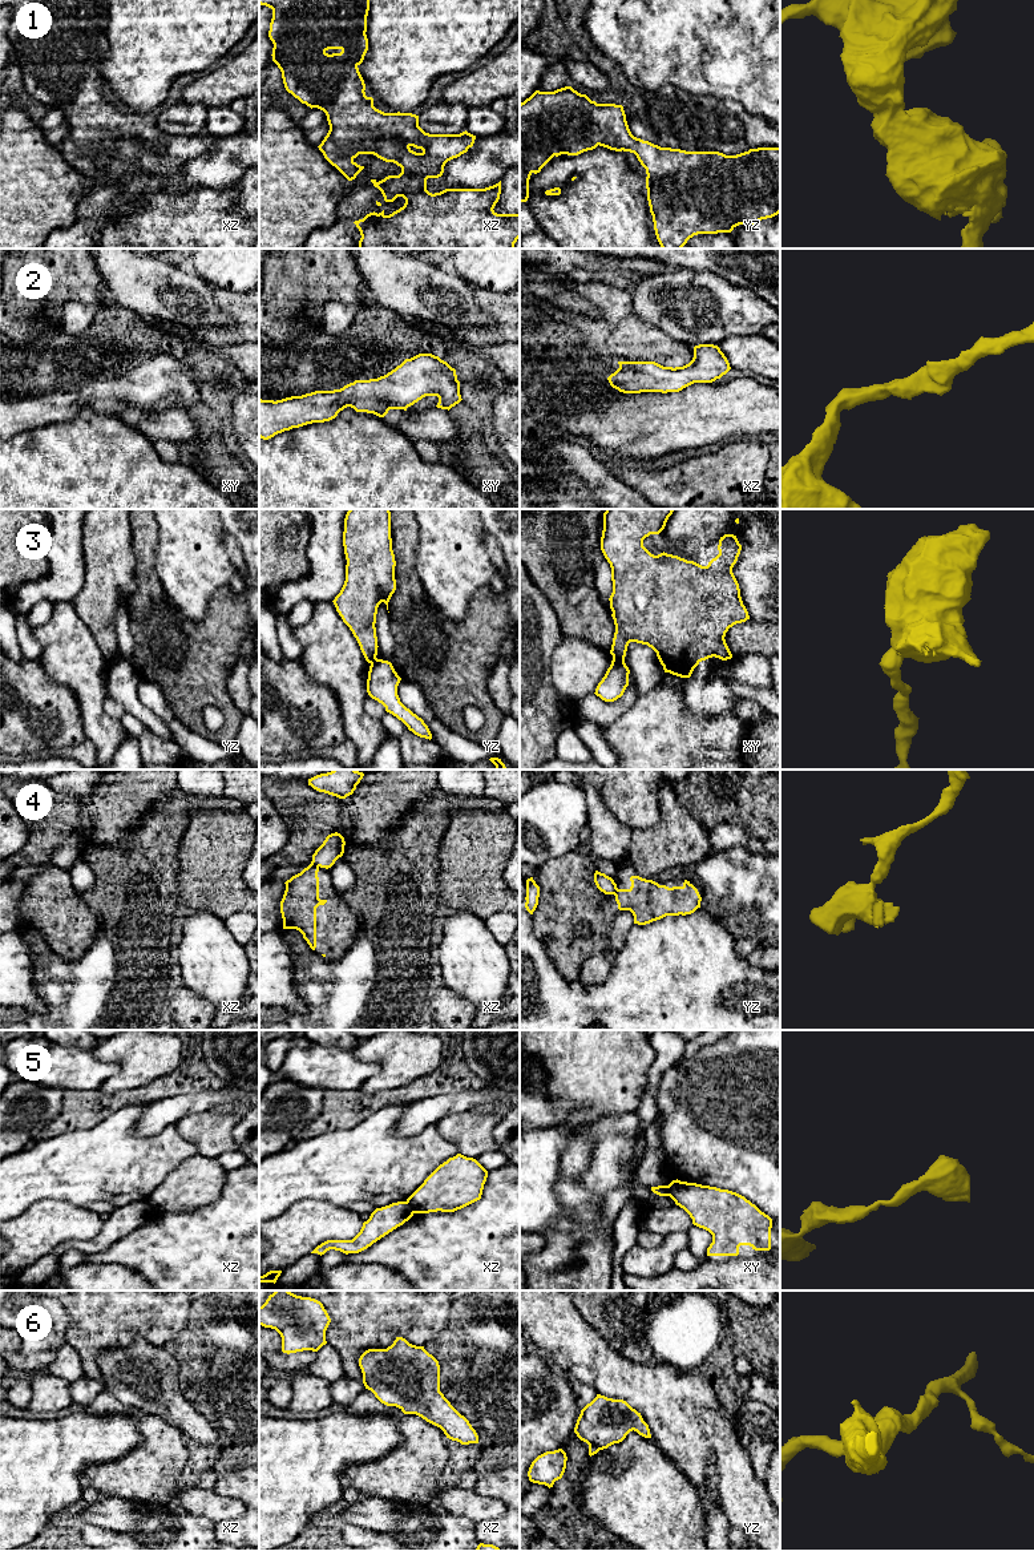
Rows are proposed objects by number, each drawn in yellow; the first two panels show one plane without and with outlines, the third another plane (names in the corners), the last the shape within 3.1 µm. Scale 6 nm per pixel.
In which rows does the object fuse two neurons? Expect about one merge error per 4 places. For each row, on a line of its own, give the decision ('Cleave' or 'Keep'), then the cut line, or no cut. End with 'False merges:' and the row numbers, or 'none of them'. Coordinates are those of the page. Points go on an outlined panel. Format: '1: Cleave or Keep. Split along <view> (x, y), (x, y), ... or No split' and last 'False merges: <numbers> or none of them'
1: Keep. No split
2: Keep. No split
3: Cleave. Split along xy (613, 657), (623, 663)
4: Cleave. Split along xz (311, 863), (318, 867)
5: Cleave. Split along xz (406, 1202), (413, 1212)
6: Keep. No split
False merges: 3, 4, 5

